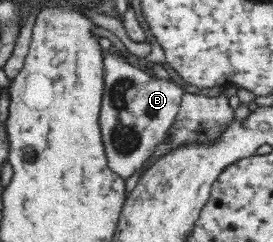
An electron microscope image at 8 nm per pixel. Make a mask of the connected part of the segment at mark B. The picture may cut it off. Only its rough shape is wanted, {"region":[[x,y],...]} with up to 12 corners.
{"region":[[104,51],[99,113],[127,180],[165,139],[182,88]]}

